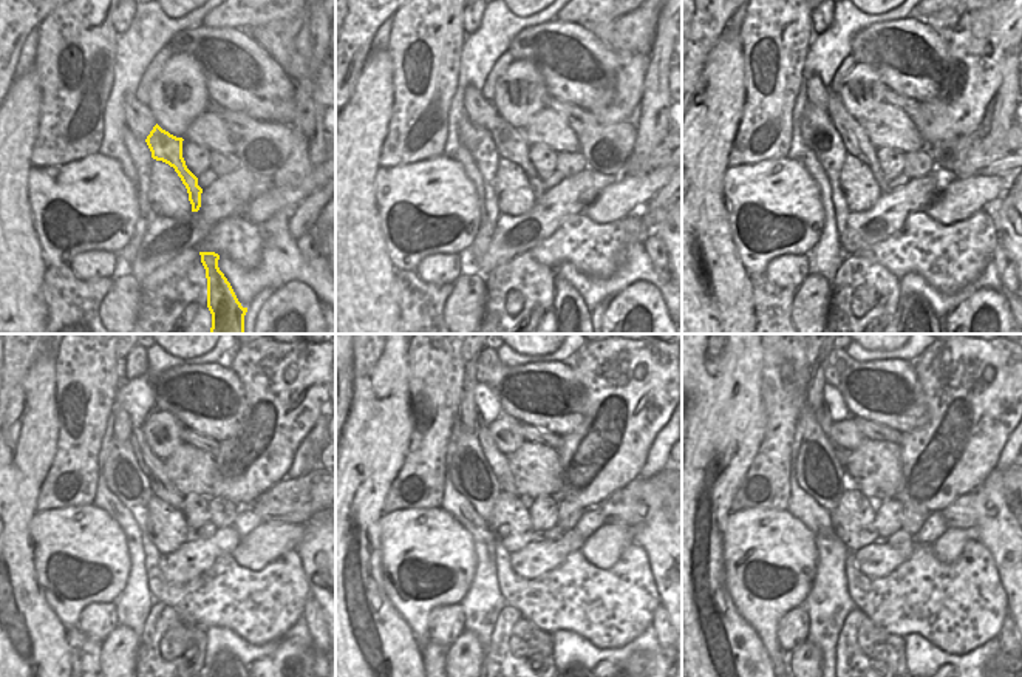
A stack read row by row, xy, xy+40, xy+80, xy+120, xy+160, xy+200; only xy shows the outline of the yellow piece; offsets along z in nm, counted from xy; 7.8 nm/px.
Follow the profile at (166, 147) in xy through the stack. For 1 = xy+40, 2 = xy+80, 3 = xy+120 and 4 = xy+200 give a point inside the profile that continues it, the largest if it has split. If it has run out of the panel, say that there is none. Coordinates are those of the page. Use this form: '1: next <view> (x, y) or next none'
1: next xy+40 (509, 141)
2: next xy+80 (855, 139)
3: next xy+120 (153, 467)
4: next xy+200 (823, 416)

